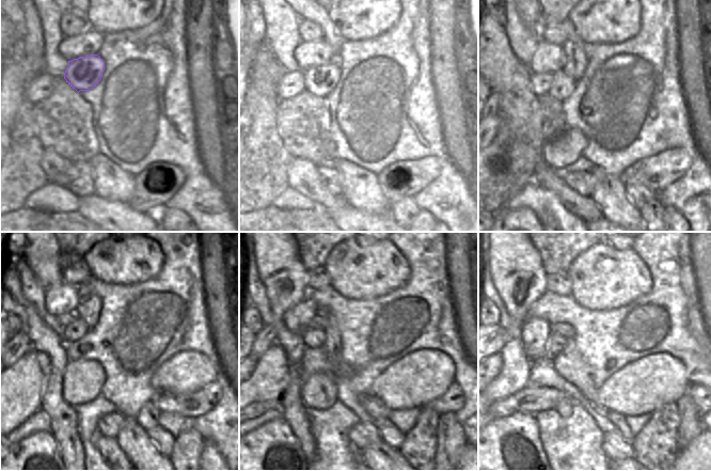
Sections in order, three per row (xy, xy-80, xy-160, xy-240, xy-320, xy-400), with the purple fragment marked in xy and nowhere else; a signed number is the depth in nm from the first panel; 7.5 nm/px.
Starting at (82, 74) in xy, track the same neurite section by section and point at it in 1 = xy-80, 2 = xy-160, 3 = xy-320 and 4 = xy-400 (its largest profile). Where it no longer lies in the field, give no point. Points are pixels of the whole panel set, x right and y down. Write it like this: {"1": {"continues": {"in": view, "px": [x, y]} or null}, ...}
{"1": {"continues": {"in": "xy-80", "px": [320, 80]}}, "2": {"continues": {"in": "xy-160", "px": [563, 85]}}, "3": {"continues": {"in": "xy-320", "px": [312, 339]}}, "4": {"continues": {"in": "xy-400", "px": [555, 342]}}}

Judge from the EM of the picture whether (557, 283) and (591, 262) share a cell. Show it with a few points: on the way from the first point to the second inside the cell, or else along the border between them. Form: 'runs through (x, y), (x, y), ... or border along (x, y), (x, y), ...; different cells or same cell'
border along (567, 270), (571, 280), (570, 295); different cells

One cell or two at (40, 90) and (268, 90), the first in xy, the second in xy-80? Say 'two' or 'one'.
two

